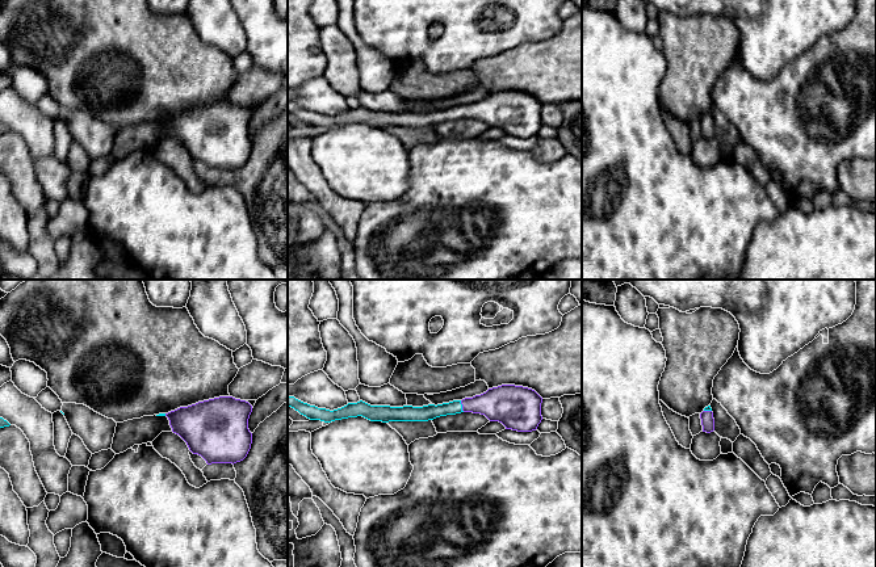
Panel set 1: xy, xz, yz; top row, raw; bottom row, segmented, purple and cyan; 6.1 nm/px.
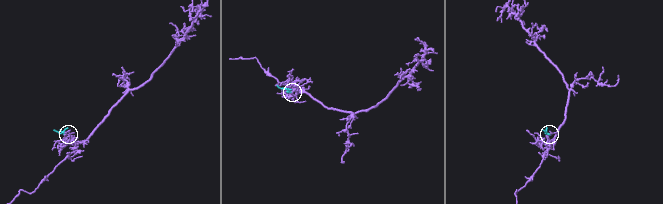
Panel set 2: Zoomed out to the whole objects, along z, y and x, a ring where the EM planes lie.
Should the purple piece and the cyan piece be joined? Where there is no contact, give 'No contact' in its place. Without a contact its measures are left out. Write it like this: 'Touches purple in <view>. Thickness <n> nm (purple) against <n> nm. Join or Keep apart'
Touches purple in xz. Thickness 220 nm (purple) against 100 nm. Join

